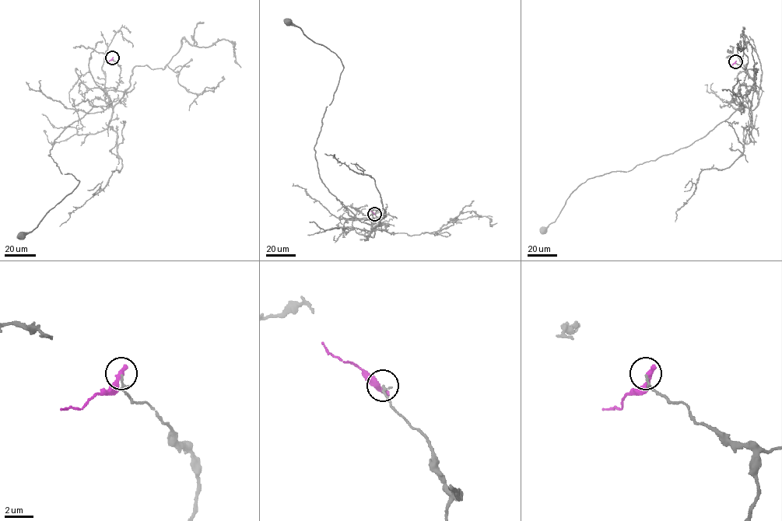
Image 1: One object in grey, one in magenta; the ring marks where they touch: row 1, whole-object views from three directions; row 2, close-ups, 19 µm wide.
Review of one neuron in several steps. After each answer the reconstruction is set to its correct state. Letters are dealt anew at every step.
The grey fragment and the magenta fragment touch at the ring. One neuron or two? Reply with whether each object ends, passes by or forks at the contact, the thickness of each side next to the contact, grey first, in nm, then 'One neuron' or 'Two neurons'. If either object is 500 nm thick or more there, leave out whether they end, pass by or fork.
At the ring grey ends. At the ring magenta ends. Thickness 150 nm (grey) against 400 nm. Two neurons

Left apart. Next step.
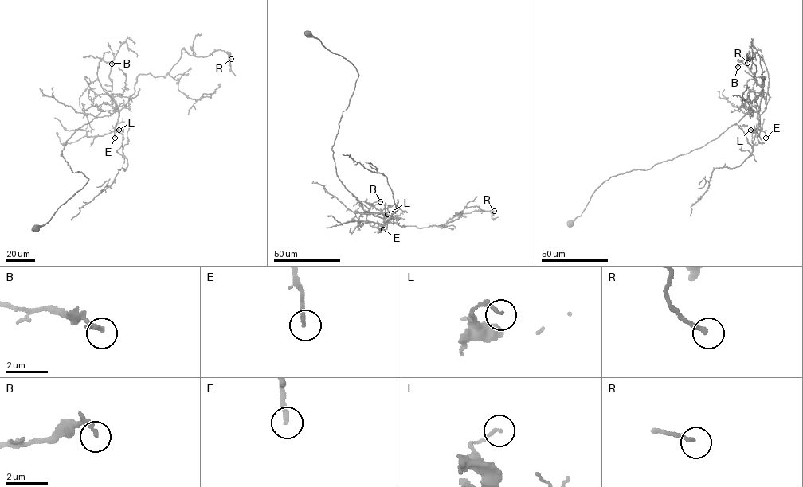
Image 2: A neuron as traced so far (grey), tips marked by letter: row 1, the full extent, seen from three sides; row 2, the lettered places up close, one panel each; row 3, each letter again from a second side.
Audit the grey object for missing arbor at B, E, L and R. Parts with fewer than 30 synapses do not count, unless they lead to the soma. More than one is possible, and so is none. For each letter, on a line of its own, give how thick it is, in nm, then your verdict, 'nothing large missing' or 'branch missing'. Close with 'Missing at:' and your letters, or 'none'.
B: 140 nm thick; nothing large missing
E: 200 nm thick; branch missing
L: 140 nm thick; nothing large missing
R: 180 nm thick; nothing large missing
Missing at: E

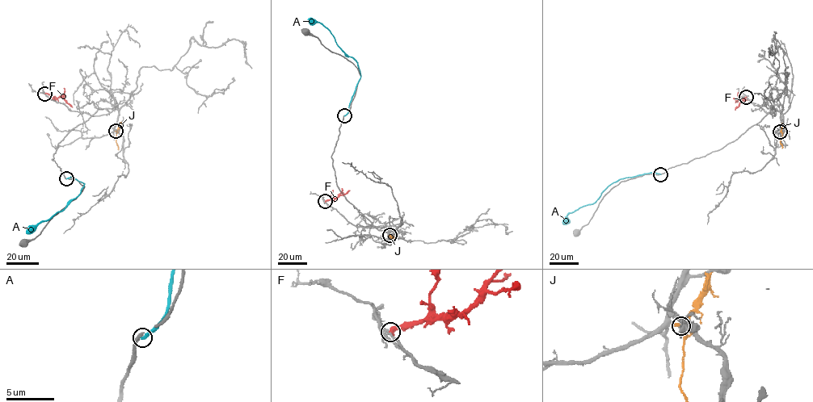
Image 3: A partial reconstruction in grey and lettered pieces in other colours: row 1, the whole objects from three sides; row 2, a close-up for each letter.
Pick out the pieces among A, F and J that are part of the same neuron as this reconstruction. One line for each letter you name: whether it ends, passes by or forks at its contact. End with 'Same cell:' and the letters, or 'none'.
Same cell: none

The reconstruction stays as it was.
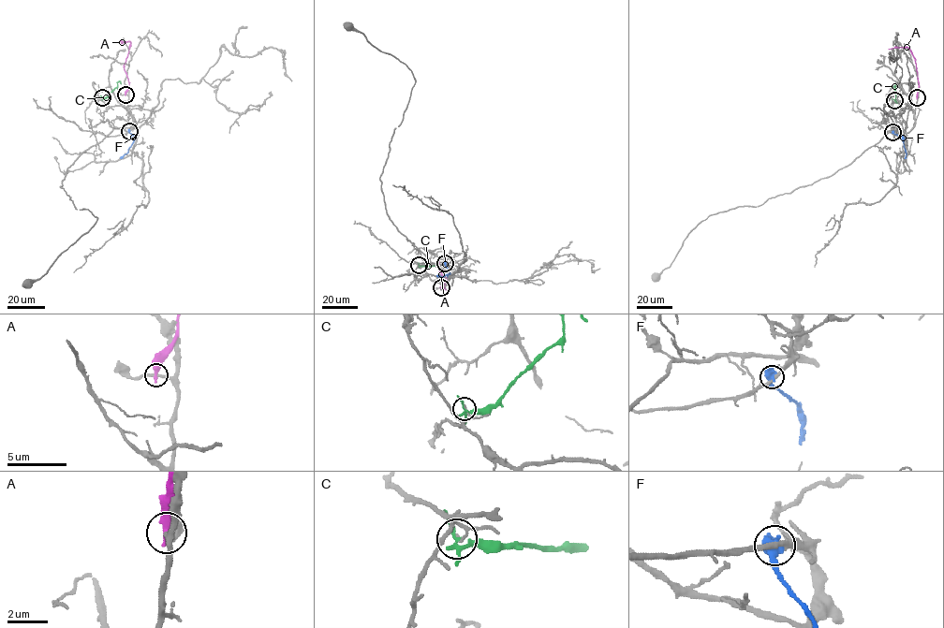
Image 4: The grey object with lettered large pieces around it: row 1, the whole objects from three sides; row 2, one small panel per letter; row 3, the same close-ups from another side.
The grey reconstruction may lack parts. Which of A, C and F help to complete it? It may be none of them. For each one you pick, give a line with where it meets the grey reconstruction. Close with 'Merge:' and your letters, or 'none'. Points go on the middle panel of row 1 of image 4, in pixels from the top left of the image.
Merge: none

